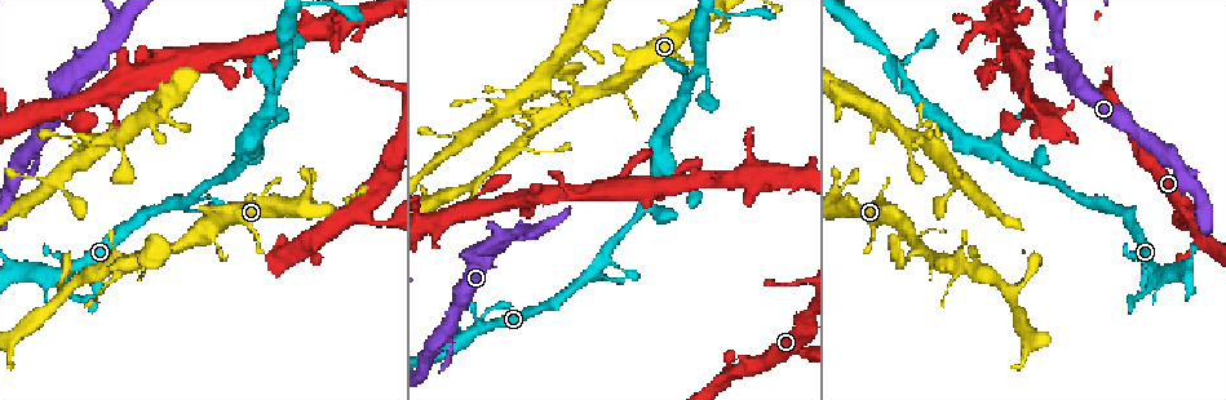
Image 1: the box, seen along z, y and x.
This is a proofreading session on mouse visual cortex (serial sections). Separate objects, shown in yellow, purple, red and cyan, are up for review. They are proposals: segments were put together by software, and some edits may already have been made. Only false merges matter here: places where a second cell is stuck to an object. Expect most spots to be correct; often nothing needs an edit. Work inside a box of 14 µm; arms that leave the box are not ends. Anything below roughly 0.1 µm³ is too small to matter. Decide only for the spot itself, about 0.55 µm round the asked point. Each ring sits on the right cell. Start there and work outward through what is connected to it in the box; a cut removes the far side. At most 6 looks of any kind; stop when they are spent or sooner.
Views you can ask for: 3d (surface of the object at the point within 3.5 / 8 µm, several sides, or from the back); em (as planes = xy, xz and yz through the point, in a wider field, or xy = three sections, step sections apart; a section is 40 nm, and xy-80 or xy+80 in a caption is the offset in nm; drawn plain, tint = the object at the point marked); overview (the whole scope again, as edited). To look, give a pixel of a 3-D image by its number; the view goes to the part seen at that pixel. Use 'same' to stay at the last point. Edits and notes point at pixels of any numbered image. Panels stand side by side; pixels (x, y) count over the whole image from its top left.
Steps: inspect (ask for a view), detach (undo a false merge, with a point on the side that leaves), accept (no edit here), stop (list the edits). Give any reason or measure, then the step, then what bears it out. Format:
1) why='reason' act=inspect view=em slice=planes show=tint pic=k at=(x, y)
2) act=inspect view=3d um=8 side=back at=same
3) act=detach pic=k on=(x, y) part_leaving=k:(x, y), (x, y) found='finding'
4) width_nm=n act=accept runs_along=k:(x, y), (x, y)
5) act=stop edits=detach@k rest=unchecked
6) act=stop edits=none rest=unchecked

why='two arms in line, one across' act=inspect view=3d um=8 pic=1 at=(778, 360)

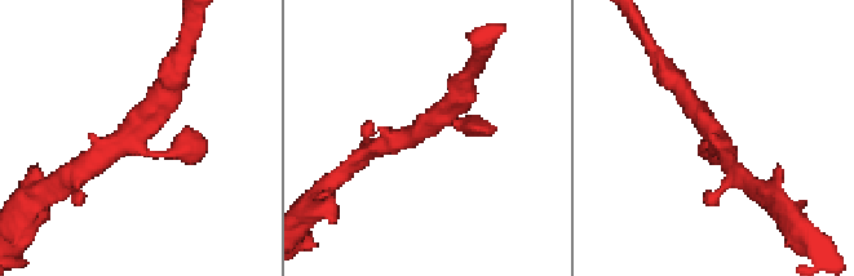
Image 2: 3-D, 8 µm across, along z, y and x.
why='closer look' act=inspect view=3d um=3.5 side=back pic=2 at=(425, 135)

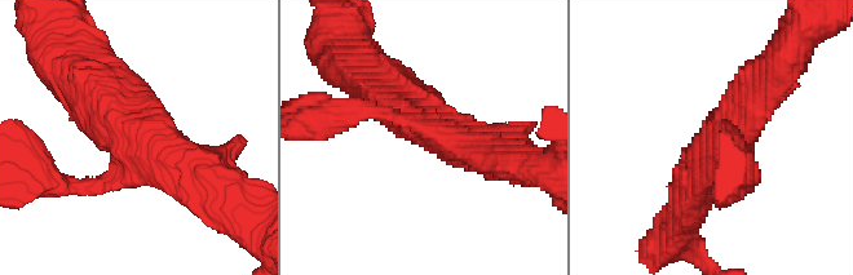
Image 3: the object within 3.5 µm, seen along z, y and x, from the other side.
why='need the tissue' act=inspect view=em slice=xy step=5 show=tint pic=3 at=(419, 129)

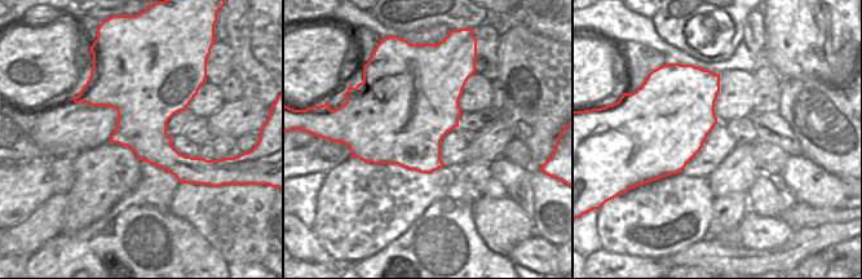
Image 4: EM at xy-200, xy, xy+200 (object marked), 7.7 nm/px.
arm_widths_nm=200,500,500 act=accept runs_along=3:(109, 74), (109, 97), (211, 185) found='one cell here'

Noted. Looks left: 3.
why='branch point' act=inspect view=3d um=3.5 pic=1 at=(121, 22)

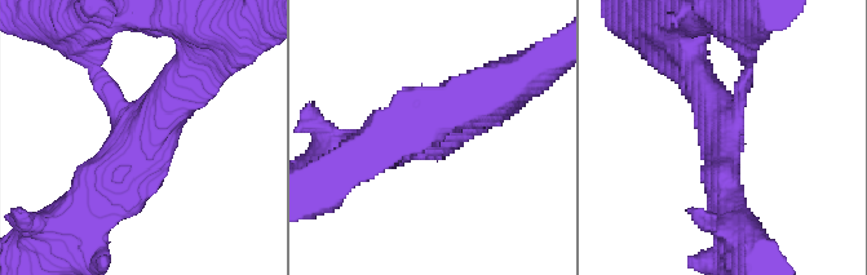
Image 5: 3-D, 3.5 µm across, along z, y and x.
arms=3 arm_widths_nm=200,400,400 act=inspect view=em slice=xy step=3 show=tint pic=5 at=(144, 132)

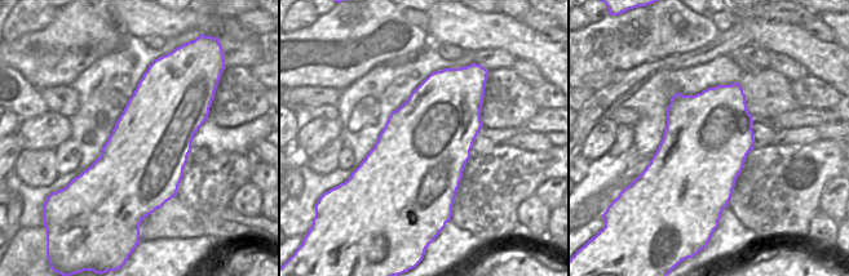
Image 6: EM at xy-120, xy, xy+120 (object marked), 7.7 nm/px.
act=accept runs_along=5:(83, 200), (198, 70) found='all the same cell'

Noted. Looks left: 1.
act=stop edits=none rest=unchecked

